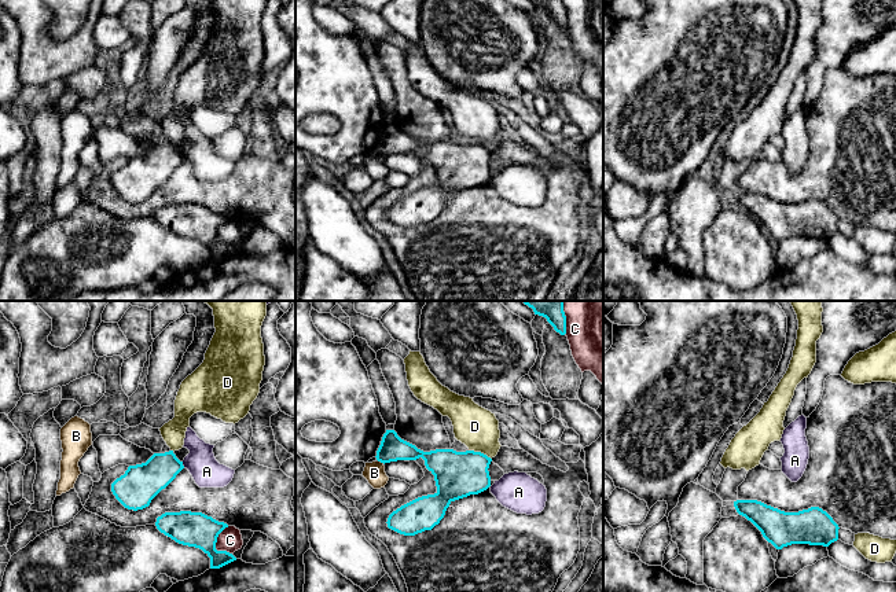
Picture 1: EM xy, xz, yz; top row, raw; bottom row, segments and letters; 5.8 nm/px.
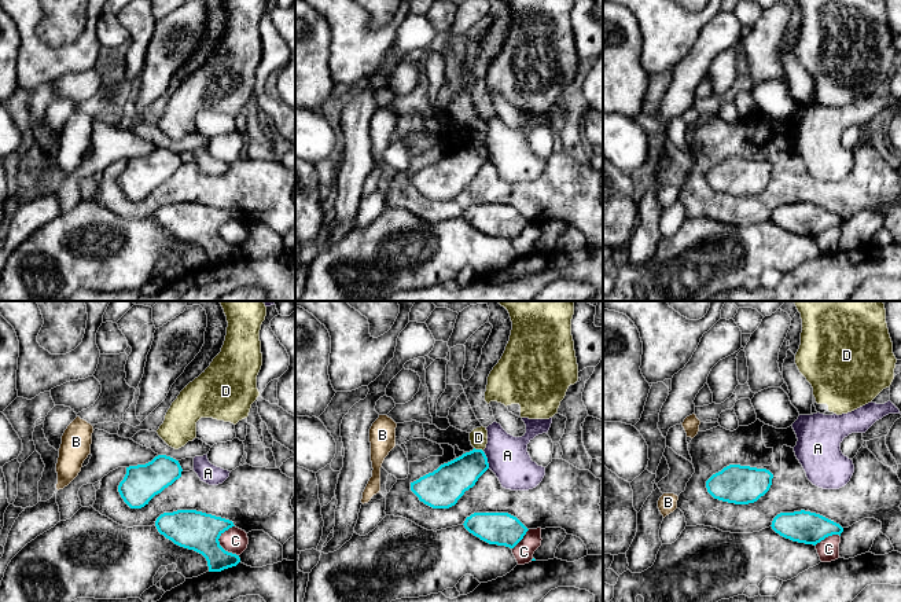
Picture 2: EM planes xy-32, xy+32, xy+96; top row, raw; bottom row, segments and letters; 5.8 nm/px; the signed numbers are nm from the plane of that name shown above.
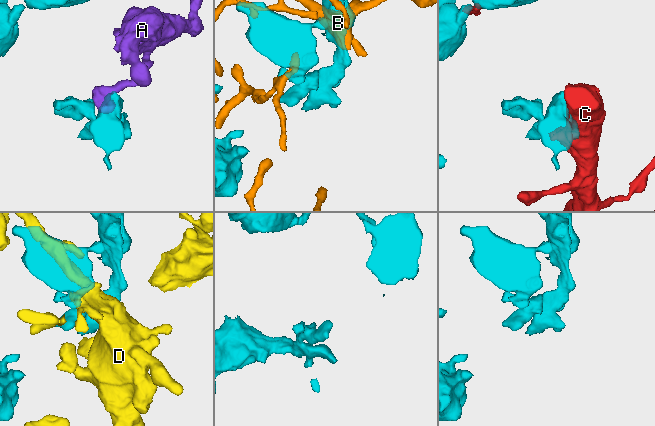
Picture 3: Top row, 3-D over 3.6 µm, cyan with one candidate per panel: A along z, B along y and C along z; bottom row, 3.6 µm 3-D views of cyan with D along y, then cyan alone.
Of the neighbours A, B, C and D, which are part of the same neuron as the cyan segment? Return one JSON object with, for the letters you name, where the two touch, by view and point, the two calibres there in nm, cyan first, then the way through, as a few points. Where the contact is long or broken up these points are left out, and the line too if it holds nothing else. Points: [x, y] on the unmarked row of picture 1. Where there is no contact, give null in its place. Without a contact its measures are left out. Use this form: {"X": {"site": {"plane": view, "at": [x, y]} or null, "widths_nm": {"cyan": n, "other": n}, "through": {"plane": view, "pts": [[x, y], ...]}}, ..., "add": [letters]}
{"add": []}

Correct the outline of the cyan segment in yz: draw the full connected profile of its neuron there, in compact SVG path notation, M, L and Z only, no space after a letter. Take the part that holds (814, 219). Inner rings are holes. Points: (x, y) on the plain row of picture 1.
M737 192L734 199L776 242L792 236L829 239L838 232L838 217L819 199L785 205L757 192Z

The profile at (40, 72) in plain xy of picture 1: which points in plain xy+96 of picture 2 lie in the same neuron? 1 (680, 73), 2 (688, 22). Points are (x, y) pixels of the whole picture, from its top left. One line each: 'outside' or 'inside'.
1: outside
2: inside

